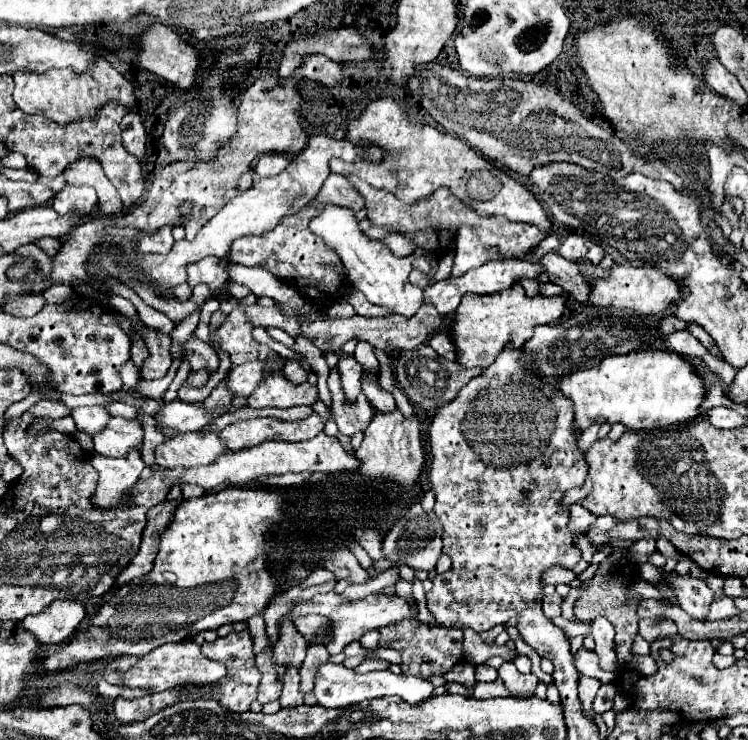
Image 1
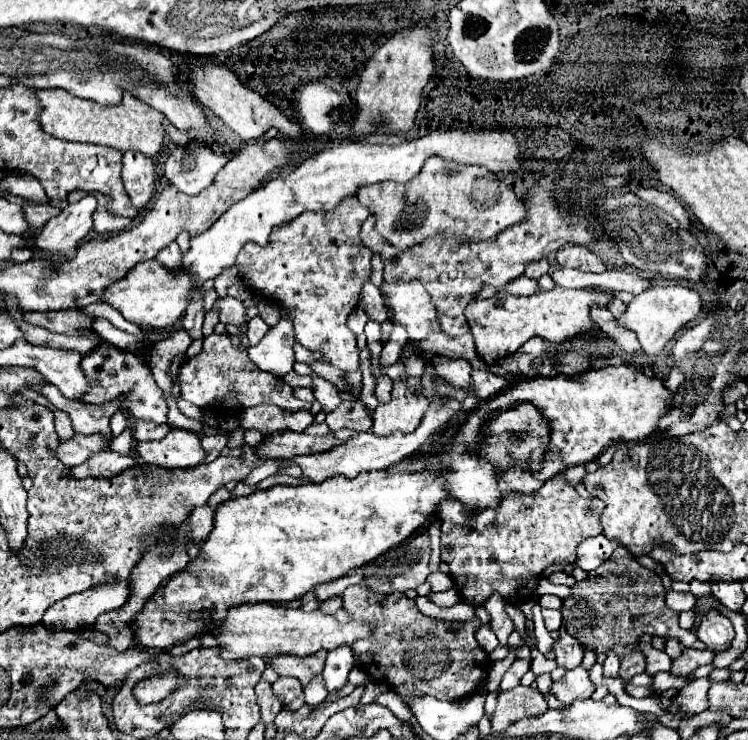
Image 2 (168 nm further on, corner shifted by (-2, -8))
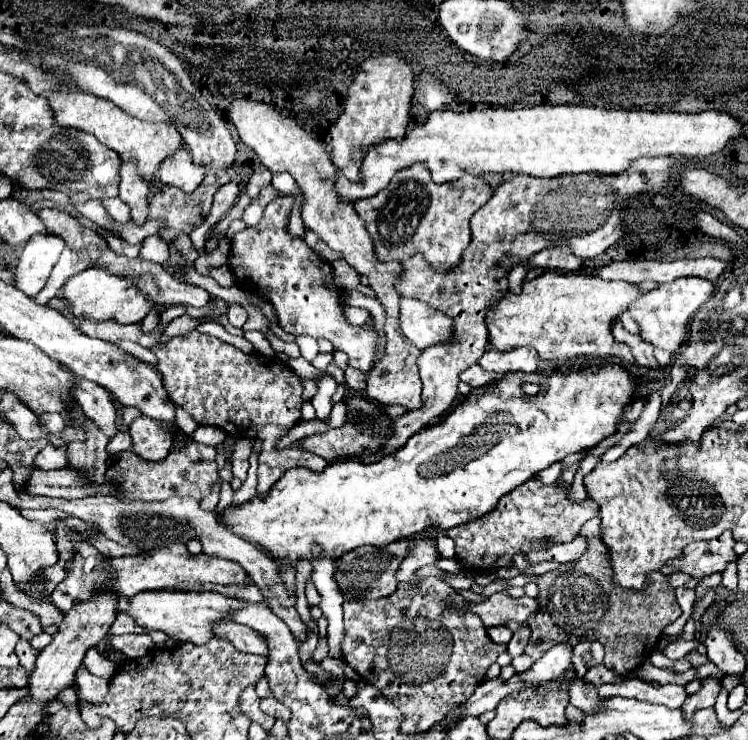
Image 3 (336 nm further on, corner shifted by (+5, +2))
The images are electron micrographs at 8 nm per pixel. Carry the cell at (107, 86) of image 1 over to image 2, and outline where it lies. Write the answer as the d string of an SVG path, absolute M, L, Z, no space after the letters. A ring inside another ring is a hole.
M55 88L55 90L37 90L37 96L43 104L43 110L39 114L39 124L45 132L53 134L61 140L73 140L73 142L89 142L89 144L103 144L109 148L115 148L119 152L137 150L147 158L155 158L165 142L165 116L153 110L151 106L143 104L131 94L123 96L121 106L99 106L91 100L81 100L71 96L69 92Z

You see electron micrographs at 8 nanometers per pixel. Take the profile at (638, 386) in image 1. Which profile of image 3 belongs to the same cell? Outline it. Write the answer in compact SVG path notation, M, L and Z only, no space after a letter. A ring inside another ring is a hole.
M612 362L576 372L556 370L550 376L540 372L508 372L494 384L472 388L466 400L456 406L444 422L410 436L406 446L398 452L372 464L360 460L332 462L320 474L308 468L292 468L282 474L266 496L256 494L244 504L226 506L216 518L218 524L232 530L248 544L262 546L274 562L282 562L284 566L296 566L298 560L312 560L312 546L316 544L322 548L324 558L338 560L342 554L362 544L386 546L394 540L410 538L428 526L454 528L494 510L502 496L510 494L550 464L574 452L584 454L600 440L616 434L626 408L632 404L634 388L636 384L630 372ZM526 382L536 382L540 386L538 396L530 396L522 390Z

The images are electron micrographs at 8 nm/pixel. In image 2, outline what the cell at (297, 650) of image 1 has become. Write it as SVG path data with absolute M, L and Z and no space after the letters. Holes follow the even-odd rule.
M279 678L275 684L273 684L273 694L281 700L281 704L295 712L303 702L305 702L305 696L303 696L303 686L301 682L297 682L297 678Z

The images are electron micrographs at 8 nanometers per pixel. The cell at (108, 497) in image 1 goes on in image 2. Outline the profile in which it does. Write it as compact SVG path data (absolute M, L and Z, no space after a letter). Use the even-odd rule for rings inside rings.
M111 450L103 452L103 454L93 454L93 458L89 458L89 462L83 462L81 466L75 466L71 468L71 476L77 478L77 480L83 480L83 478L113 478L117 474L121 474L123 470L127 470L129 466L135 466L135 458L133 456L121 456L121 454L115 454Z

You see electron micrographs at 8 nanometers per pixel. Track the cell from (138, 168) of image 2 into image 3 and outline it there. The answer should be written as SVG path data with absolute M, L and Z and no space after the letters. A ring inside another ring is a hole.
M126 160L120 166L120 198L130 206L132 220L136 224L144 224L148 216L148 182L138 176L138 166L134 160Z

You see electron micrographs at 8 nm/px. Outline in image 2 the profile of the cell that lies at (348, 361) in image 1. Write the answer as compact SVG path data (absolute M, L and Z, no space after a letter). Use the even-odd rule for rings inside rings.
M357 198L343 200L331 212L304 212L289 226L281 226L281 230L273 230L269 246L261 248L257 244L247 242L245 250L237 256L237 270L241 280L263 298L271 298L281 304L283 310L289 310L289 318L293 318L293 334L301 346L307 350L319 350L333 366L343 368L345 372L359 370L359 350L355 334L347 328L347 316L359 302L361 286L369 282L371 270L371 252L359 240L359 228L363 220L369 216L369 210L359 204Z

